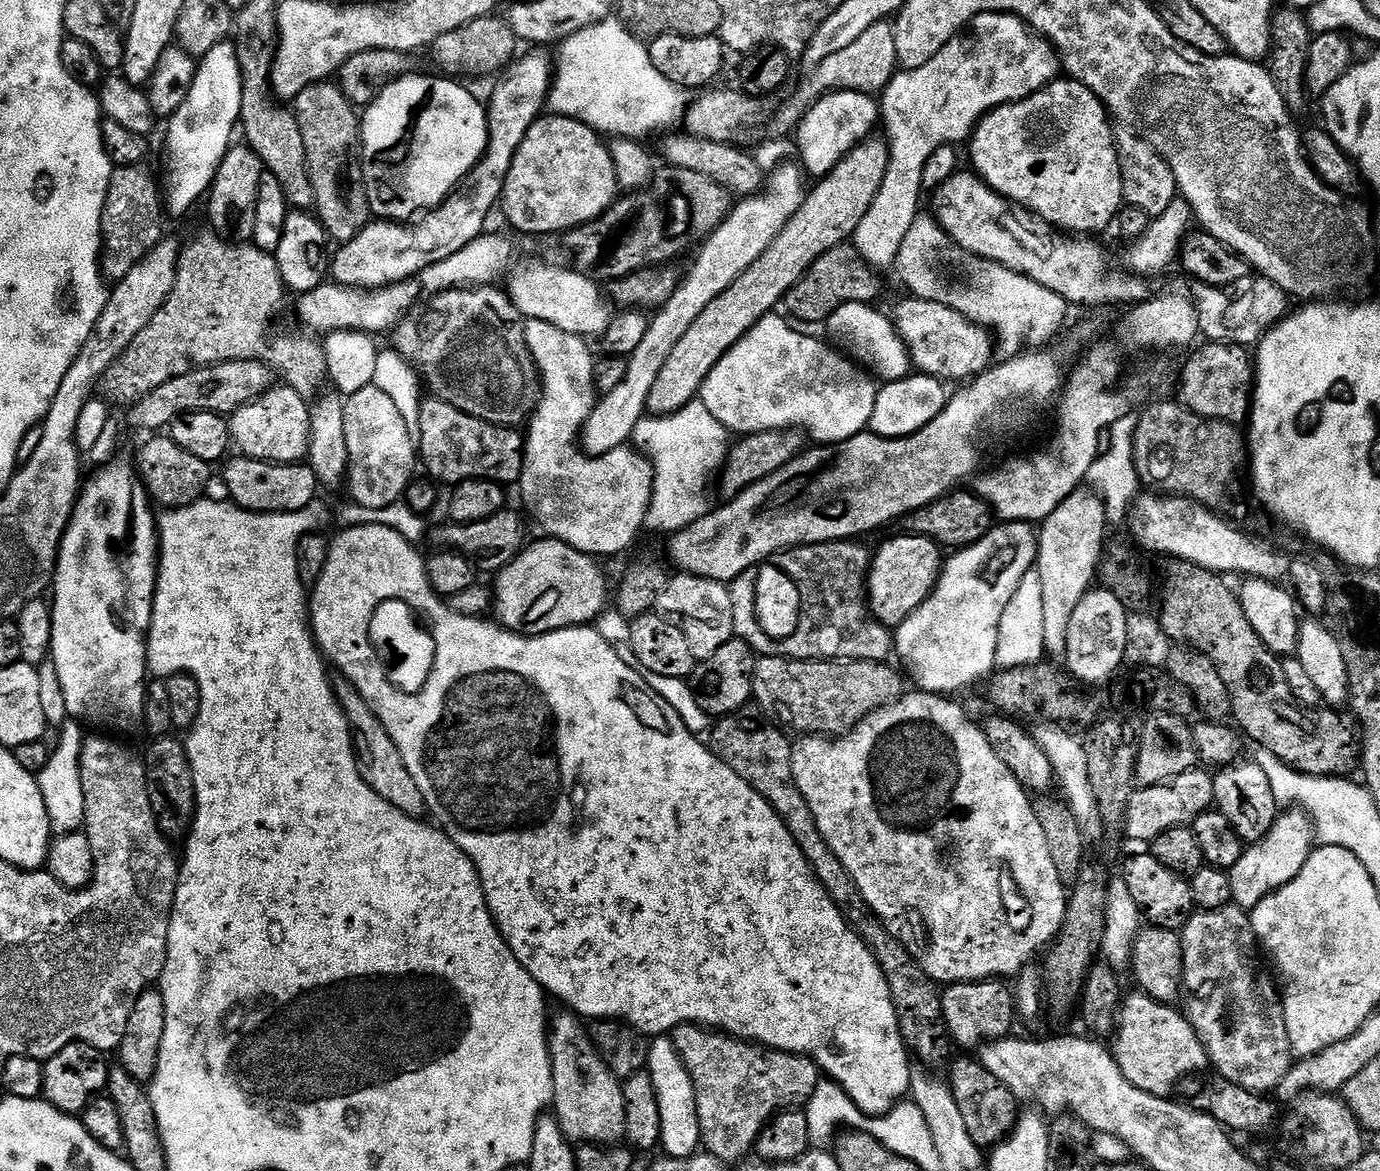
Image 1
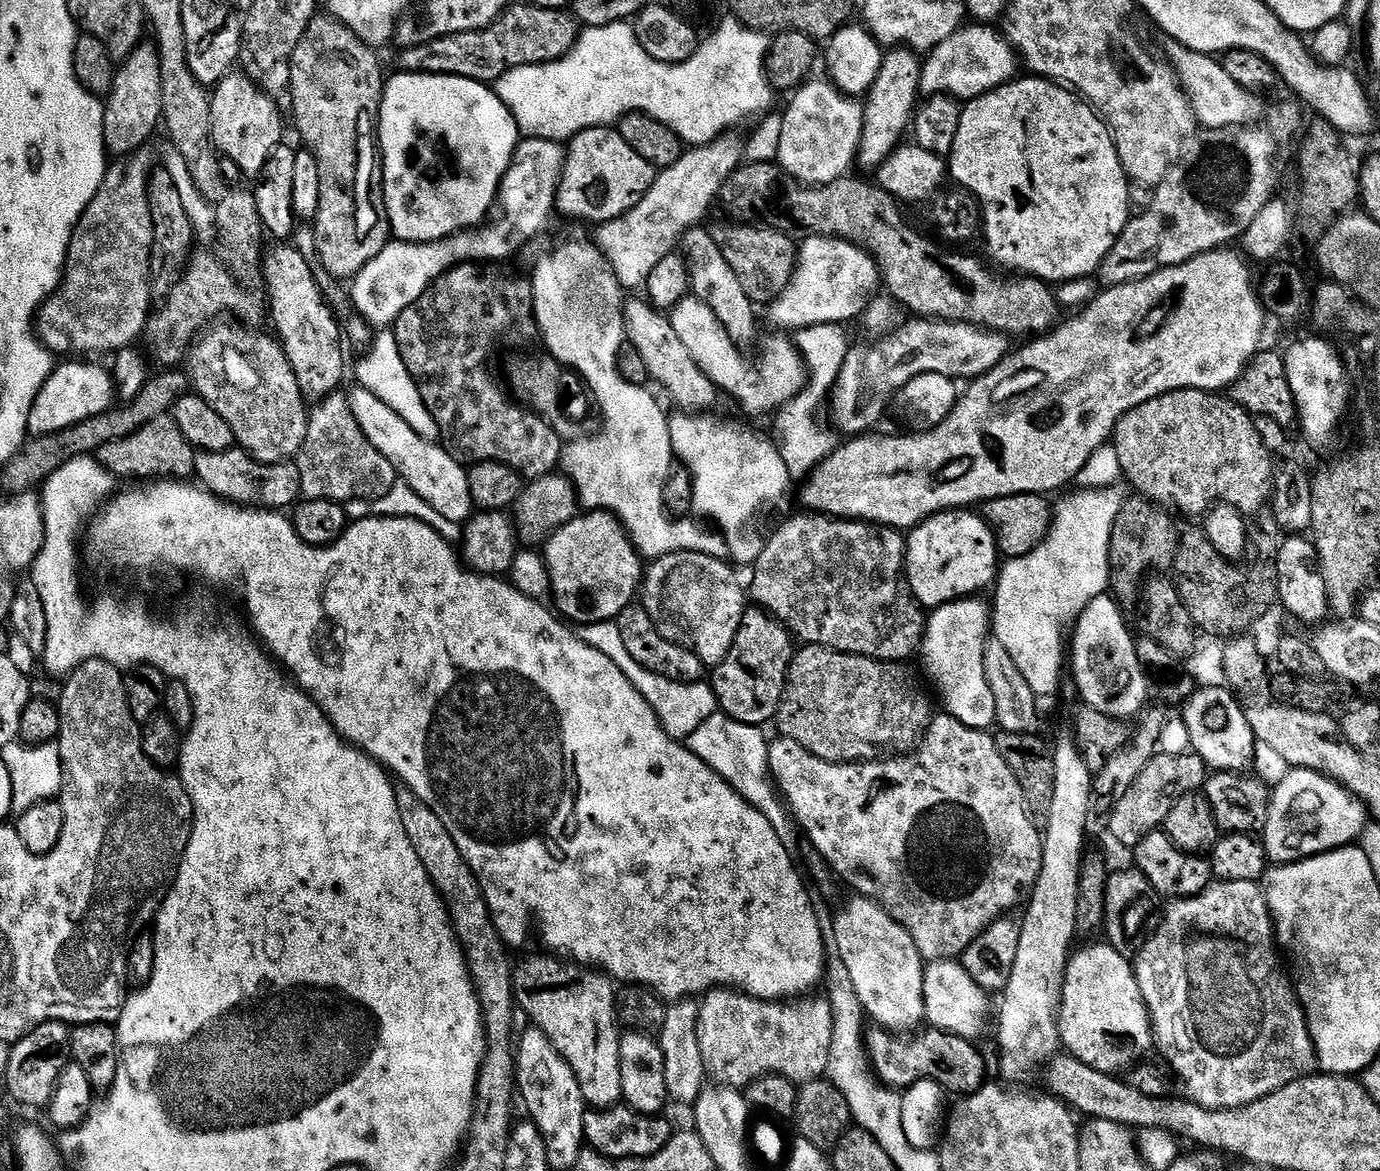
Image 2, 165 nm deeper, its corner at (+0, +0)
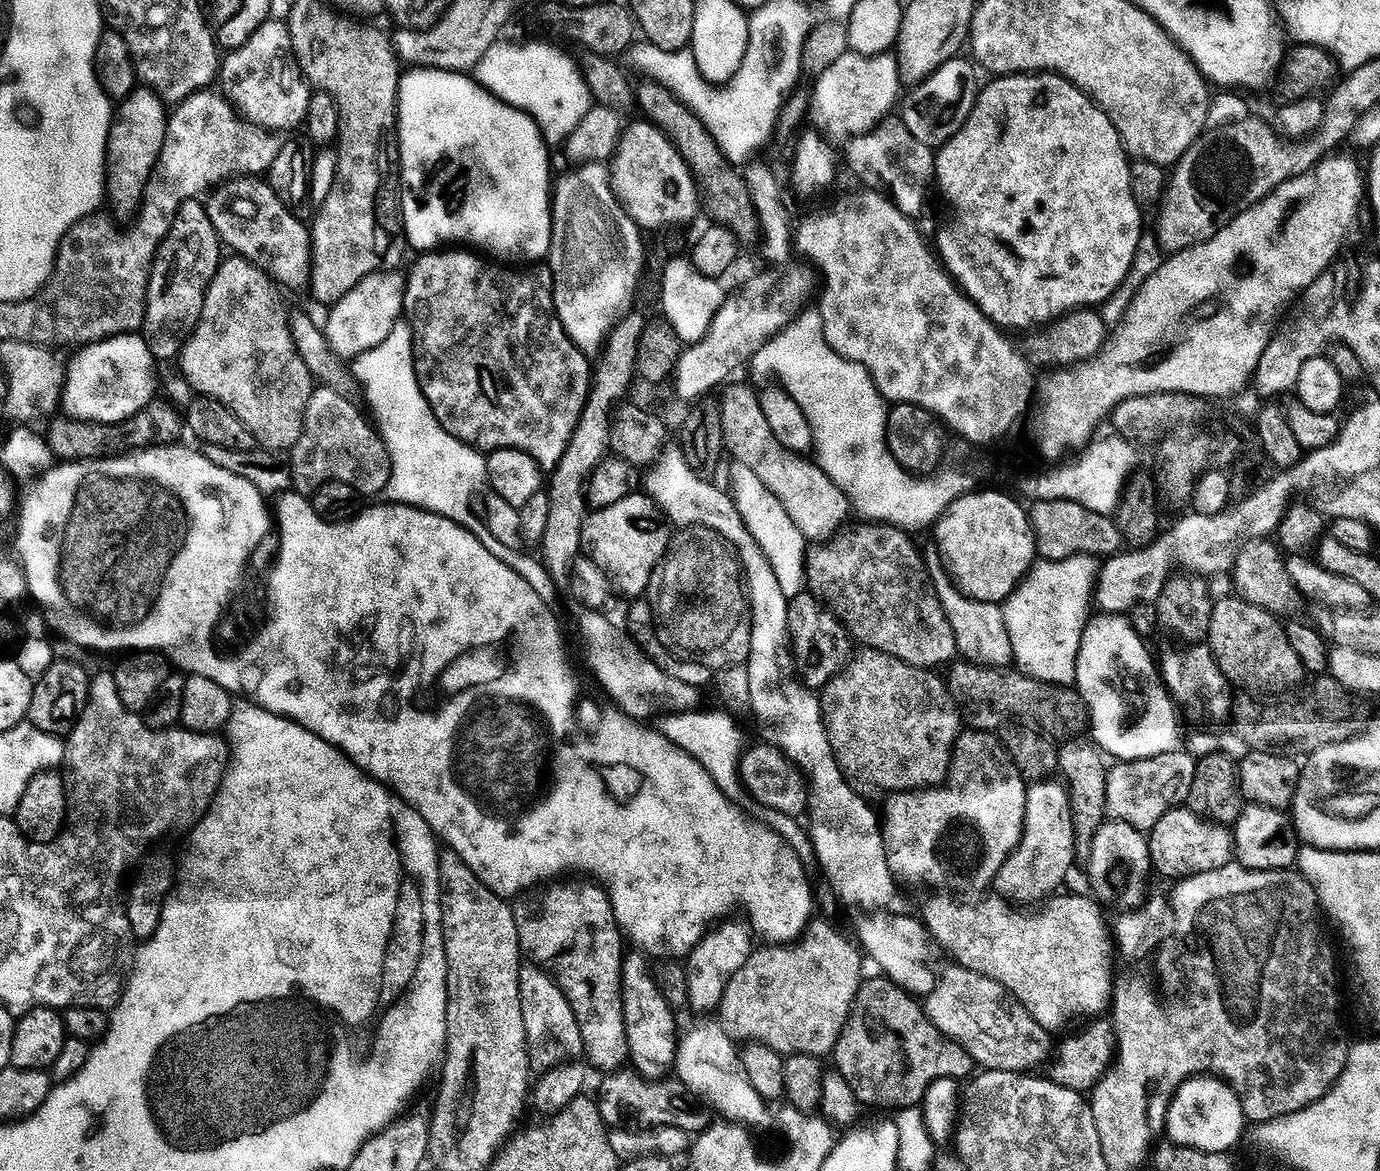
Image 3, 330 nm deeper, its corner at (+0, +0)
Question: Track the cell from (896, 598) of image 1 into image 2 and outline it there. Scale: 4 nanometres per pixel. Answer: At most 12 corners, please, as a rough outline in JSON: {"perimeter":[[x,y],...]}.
{"perimeter":[[976,510],[936,512],[906,536],[906,575],[928,610],[952,580],[991,589],[998,536]]}

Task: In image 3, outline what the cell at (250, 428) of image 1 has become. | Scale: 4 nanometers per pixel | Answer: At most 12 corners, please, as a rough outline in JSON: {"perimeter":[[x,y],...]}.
{"perimeter":[[221,261],[180,351],[263,451],[302,438],[314,377],[281,285]]}

